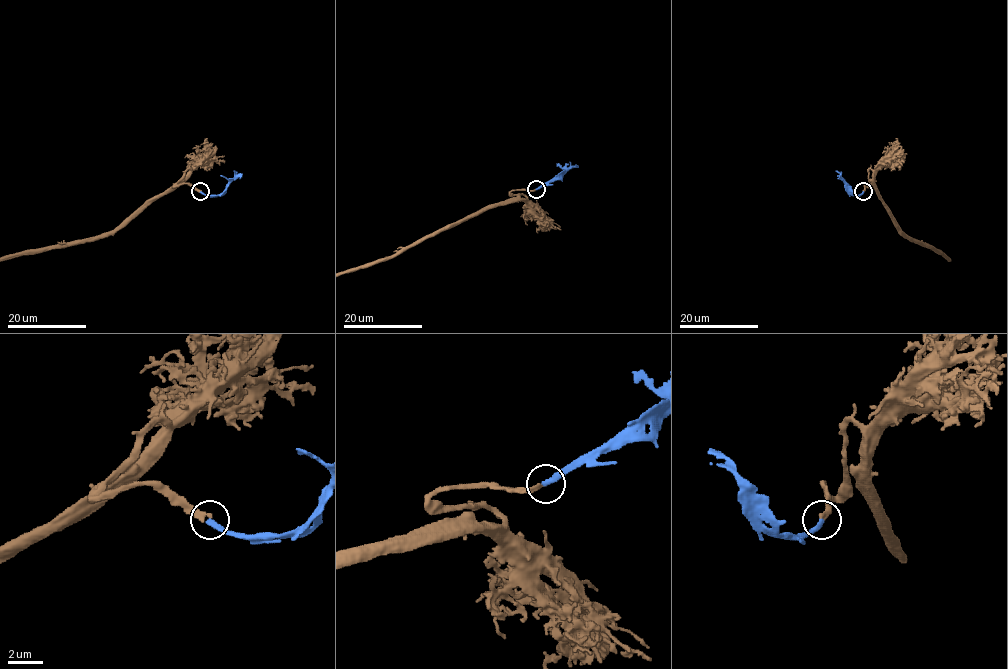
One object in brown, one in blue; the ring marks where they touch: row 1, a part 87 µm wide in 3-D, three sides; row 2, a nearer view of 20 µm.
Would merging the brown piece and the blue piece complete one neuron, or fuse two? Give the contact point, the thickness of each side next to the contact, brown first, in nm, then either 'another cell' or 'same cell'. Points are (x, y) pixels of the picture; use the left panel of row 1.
(200, 191) | 300/320 nm | same cell

